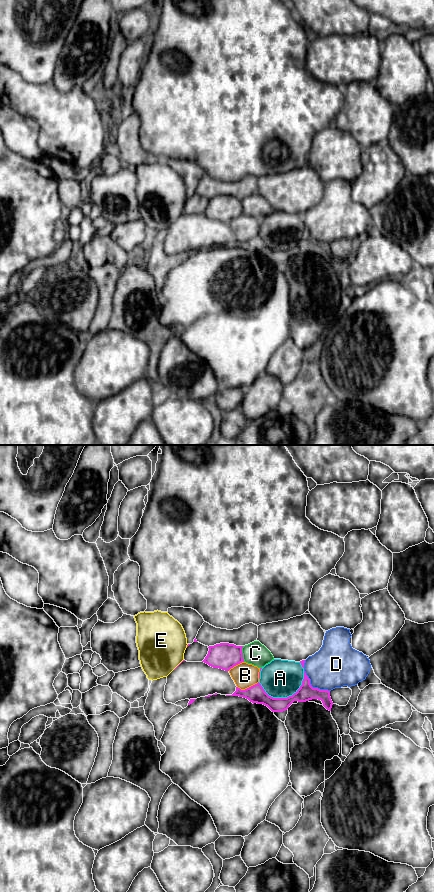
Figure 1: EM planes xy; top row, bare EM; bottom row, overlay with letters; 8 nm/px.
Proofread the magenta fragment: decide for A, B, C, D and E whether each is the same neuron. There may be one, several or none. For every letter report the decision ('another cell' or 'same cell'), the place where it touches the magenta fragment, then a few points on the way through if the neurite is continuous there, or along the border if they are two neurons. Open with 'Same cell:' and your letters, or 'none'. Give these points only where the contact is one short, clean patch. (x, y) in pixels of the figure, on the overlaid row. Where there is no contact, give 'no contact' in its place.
Same cell: none
A: another cell | xy (287, 697)
B: another cell | xy (247, 688)
C: another cell | xy (242, 654)
D: another cell | xy (312, 687)
E: another cell | xy (179, 664)

